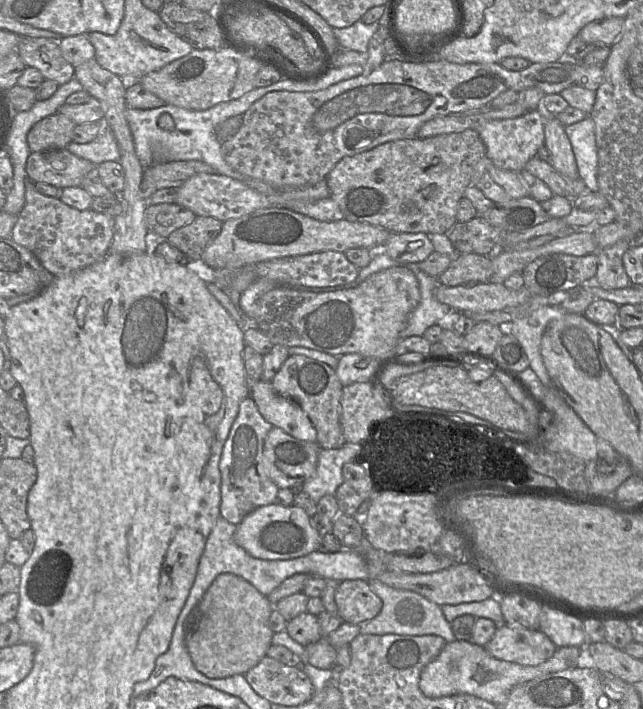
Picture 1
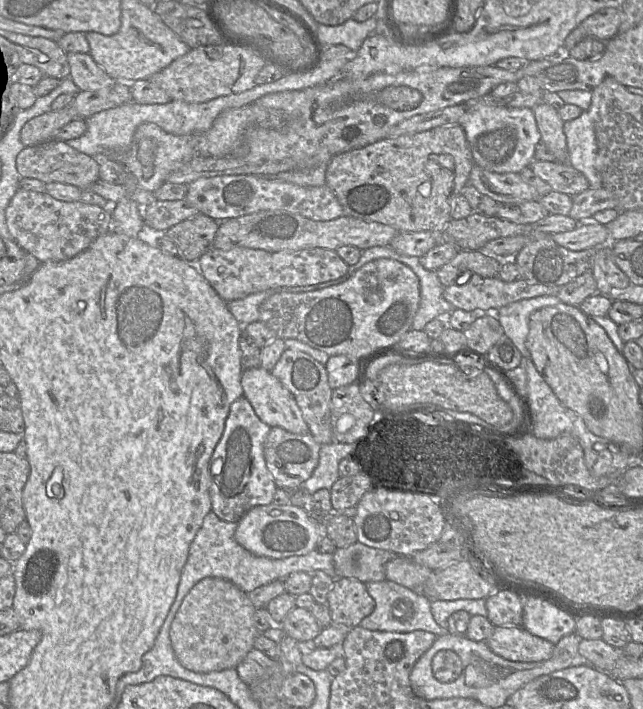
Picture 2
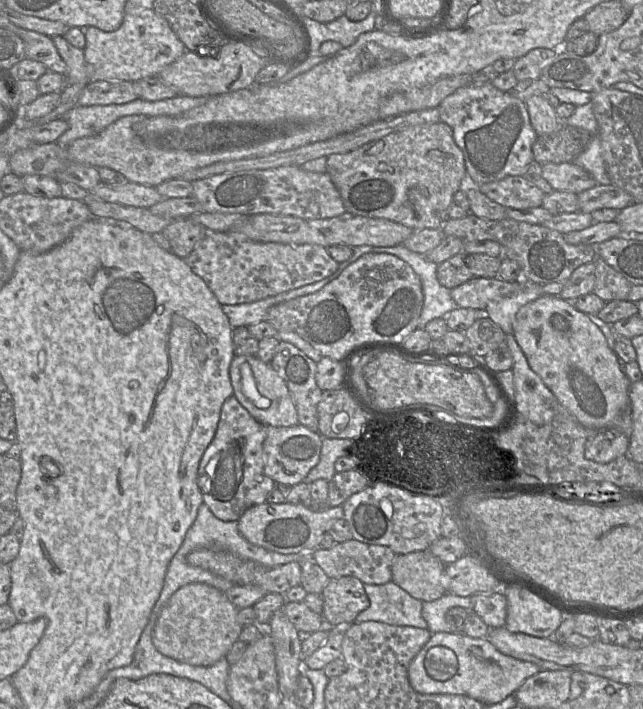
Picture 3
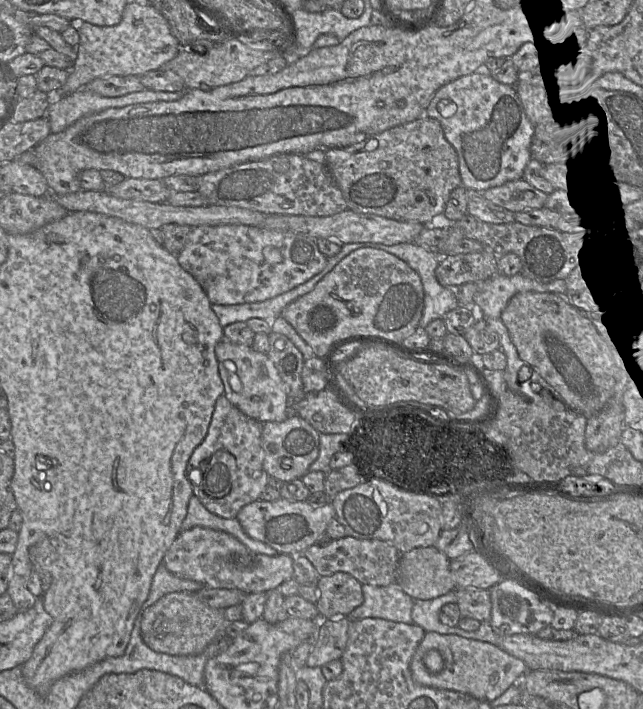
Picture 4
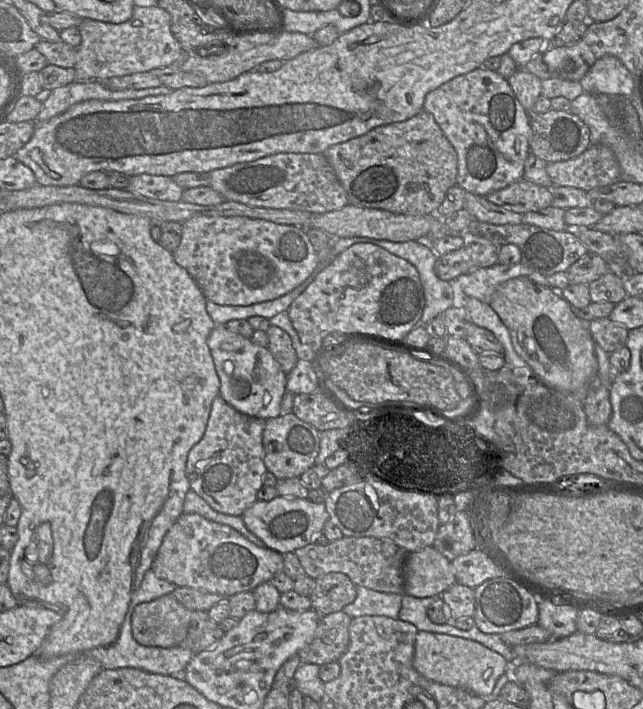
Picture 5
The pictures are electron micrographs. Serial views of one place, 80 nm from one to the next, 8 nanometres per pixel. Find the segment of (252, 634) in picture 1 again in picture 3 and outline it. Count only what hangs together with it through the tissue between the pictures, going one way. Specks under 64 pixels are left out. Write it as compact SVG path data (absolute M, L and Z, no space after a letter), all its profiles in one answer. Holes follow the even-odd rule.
M192 583L177 590L161 610L152 632L152 643L162 655L193 666L212 666L226 657L233 644L239 640L243 626L237 621L236 608L225 592L207 584Z

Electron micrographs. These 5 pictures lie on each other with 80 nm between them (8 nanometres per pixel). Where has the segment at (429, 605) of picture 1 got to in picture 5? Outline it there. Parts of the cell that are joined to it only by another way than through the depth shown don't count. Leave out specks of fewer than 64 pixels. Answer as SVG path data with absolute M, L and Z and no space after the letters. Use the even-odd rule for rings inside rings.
M356 585L355 600L343 608L351 618L361 616L386 616L398 619L402 594L383 593Z

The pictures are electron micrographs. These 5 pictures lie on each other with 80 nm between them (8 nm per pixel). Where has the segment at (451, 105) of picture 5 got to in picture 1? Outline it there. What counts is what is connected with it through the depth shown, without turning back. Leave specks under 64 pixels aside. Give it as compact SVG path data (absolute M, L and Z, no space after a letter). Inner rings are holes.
M537 109L516 118L488 121L475 130L485 145L485 155L496 167L521 172L526 163L536 156L537 150L544 145L544 124L553 116L557 114L547 114L543 109Z

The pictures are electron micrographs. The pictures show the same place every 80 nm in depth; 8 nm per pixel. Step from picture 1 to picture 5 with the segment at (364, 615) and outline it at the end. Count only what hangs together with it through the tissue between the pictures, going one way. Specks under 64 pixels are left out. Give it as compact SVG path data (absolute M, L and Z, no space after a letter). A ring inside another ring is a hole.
M330 572L315 579L314 589L309 596L312 609L321 617L342 611L356 598L356 585L340 572Z

